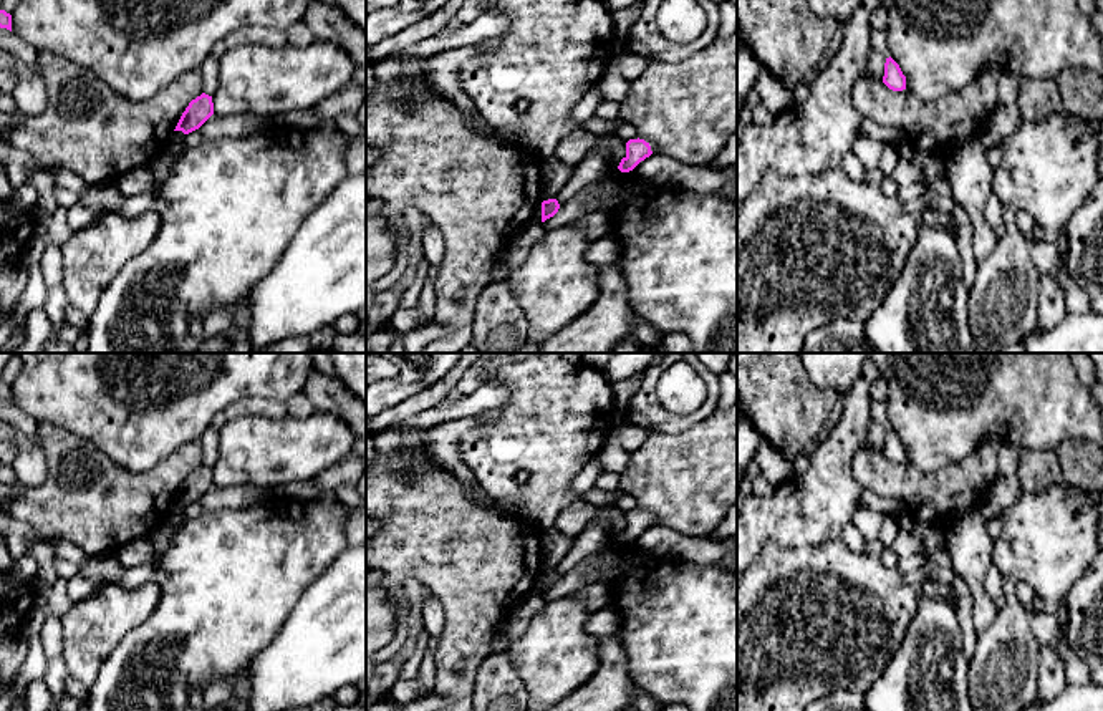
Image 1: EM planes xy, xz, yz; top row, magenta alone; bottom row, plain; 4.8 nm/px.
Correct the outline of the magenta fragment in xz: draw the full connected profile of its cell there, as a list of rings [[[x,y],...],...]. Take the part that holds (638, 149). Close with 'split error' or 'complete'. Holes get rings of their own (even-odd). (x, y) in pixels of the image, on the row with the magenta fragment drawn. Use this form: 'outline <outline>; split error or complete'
outline [[[629,139],[626,143],[626,156],[621,159],[618,169],[621,172],[633,171],[641,161],[653,154],[649,143],[644,139]]]; complete

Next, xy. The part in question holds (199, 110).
outline [[[202,93],[189,103],[174,131],[189,134],[199,129],[214,114],[212,96]]]; complete

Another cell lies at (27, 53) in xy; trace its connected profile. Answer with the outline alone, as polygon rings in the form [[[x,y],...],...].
[[[0,28],[0,48],[13,53],[20,61],[26,63],[38,73],[38,51],[35,46],[18,38],[13,31]]]

